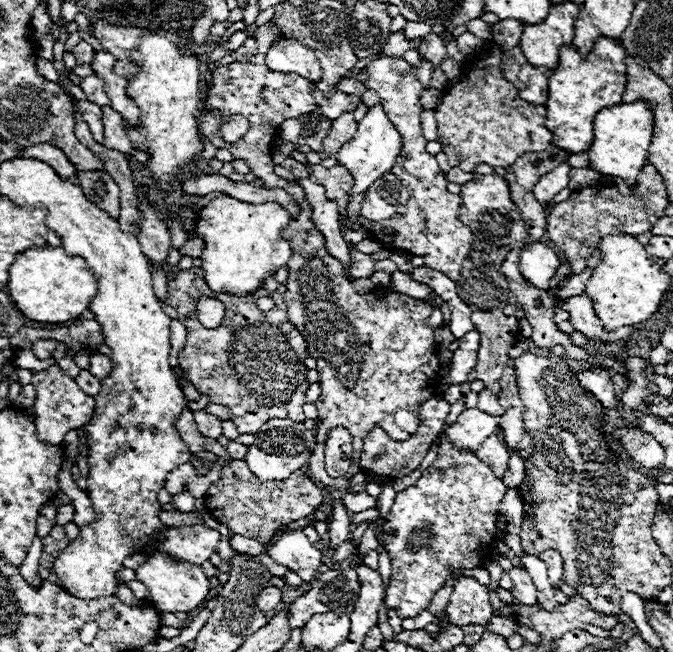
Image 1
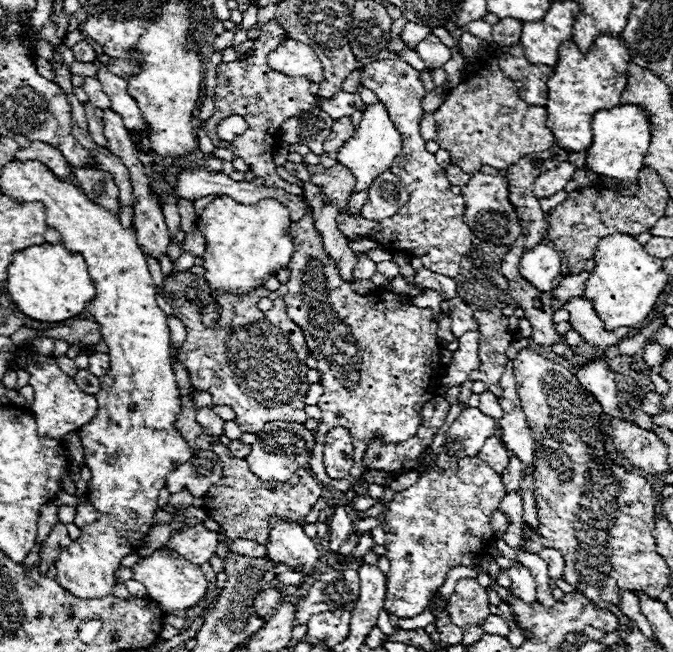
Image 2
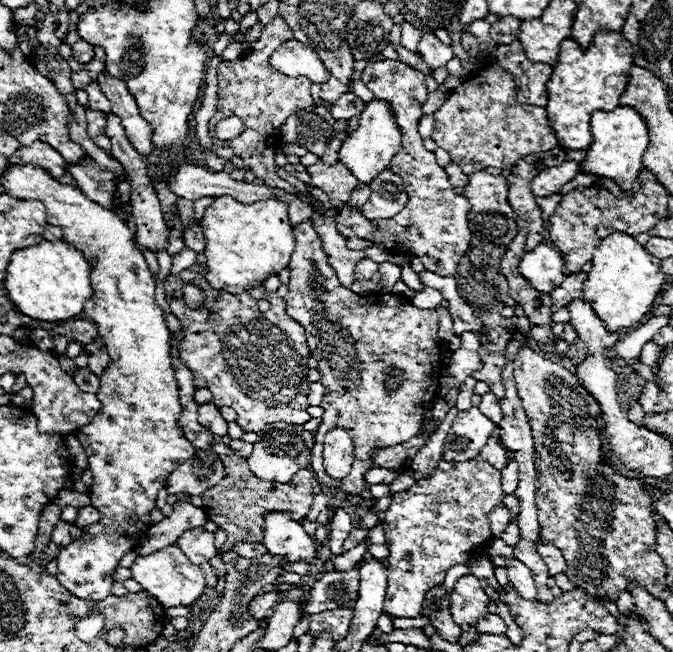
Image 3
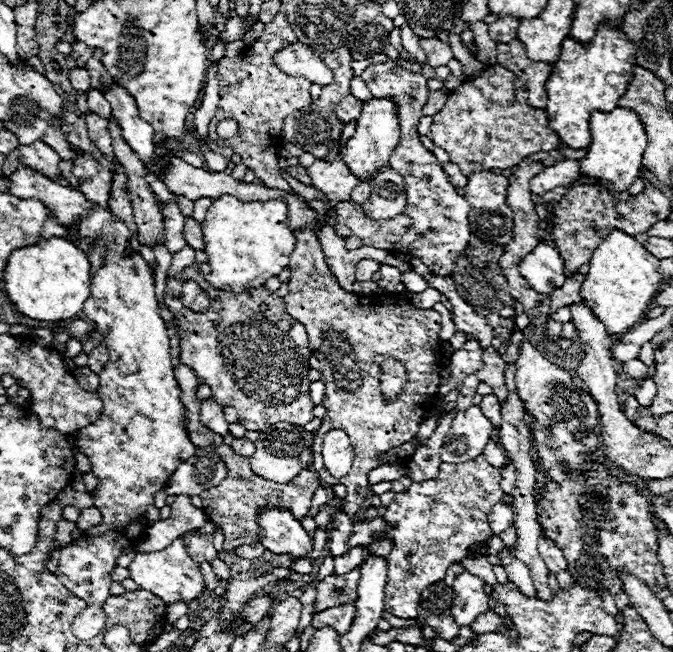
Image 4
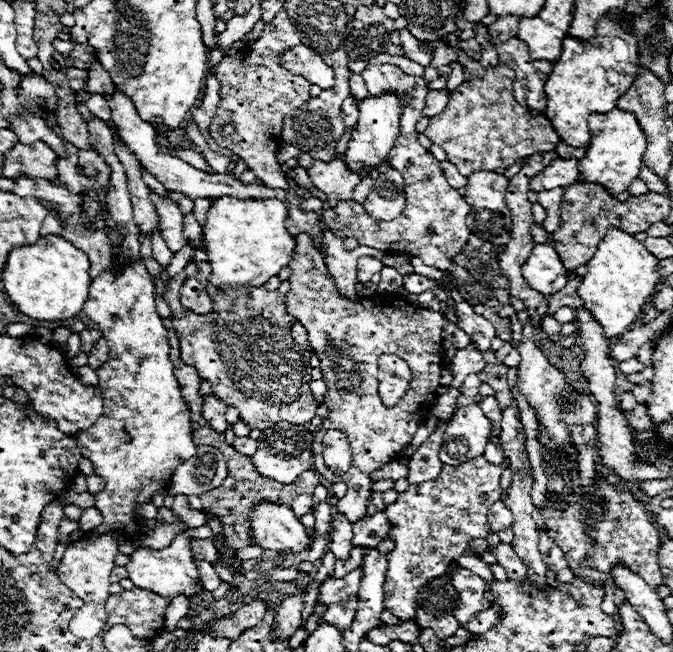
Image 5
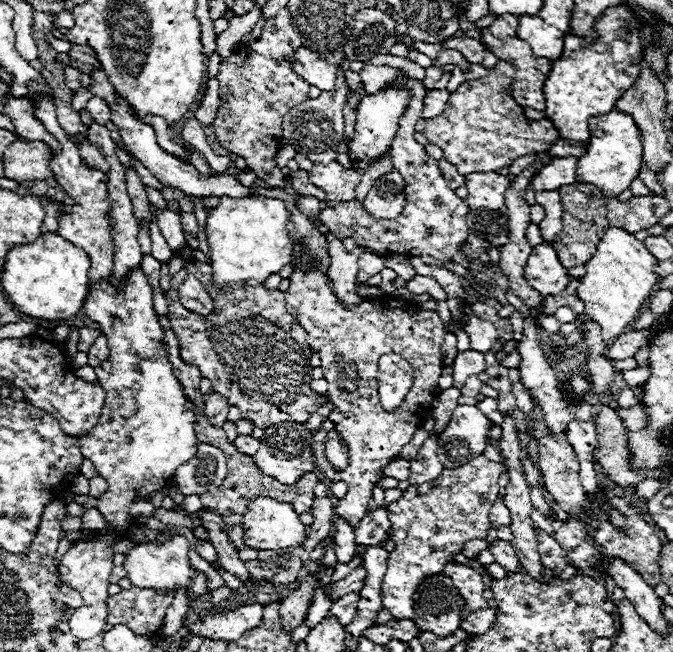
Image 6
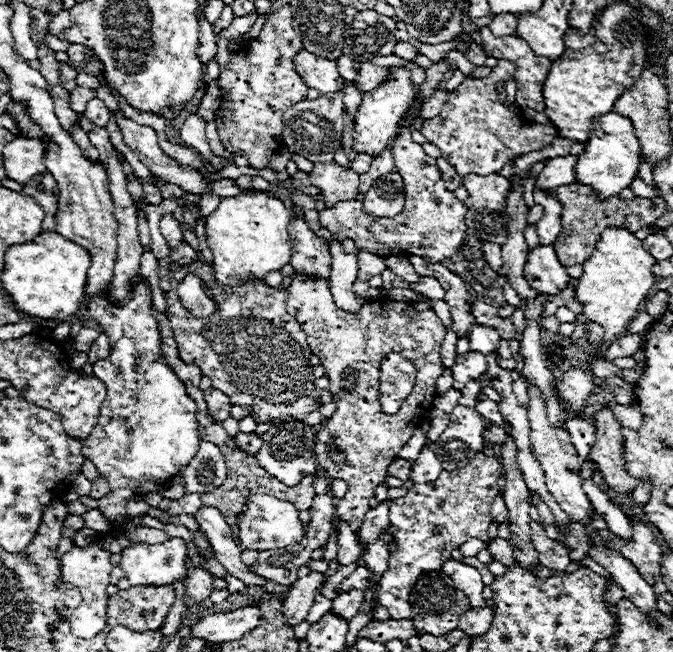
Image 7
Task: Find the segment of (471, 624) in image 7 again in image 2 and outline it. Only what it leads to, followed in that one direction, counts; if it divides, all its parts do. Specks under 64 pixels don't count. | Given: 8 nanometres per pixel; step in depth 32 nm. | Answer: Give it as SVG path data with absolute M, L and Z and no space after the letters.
M488 616L488 620L484 620L480 624L480 628L486 632L486 634L502 634L502 636L508 636L508 624L500 618L500 616Z

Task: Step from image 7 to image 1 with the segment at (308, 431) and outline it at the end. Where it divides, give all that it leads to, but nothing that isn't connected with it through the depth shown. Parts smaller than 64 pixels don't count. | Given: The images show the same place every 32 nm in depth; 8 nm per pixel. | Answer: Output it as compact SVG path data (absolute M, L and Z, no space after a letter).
M270 420L268 424L264 424L262 432L256 434L256 442L250 446L244 460L260 480L286 480L294 470L306 466L314 446L316 446L316 436L302 422Z

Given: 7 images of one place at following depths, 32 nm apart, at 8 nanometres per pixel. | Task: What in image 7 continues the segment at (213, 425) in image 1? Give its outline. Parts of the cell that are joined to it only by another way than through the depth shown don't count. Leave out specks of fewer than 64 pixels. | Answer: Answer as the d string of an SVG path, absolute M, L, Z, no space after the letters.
M210 388L210 390L204 392L204 400L206 400L208 412L210 412L210 416L212 416L214 420L224 422L224 420L230 416L232 402L230 402L230 398L228 398L224 392L220 392L220 390L216 390L216 388Z

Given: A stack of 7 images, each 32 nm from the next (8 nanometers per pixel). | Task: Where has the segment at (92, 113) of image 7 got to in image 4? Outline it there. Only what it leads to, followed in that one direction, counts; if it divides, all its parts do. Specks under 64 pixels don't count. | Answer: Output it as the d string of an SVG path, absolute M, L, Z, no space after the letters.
M88 90L88 108L90 108L90 112L94 112L106 120L110 118L110 104L104 98L104 94L98 90Z

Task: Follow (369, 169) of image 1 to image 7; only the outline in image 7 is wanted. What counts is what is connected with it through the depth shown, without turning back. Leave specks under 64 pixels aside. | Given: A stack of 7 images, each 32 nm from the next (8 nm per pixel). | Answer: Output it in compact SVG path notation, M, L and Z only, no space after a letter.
M392 66L390 72L392 74L376 90L362 92L362 102L358 106L356 120L354 120L354 132L356 132L354 150L358 150L358 152L368 152L372 156L382 152L386 148L388 140L396 134L398 120L408 112L408 108L416 96L408 68Z

